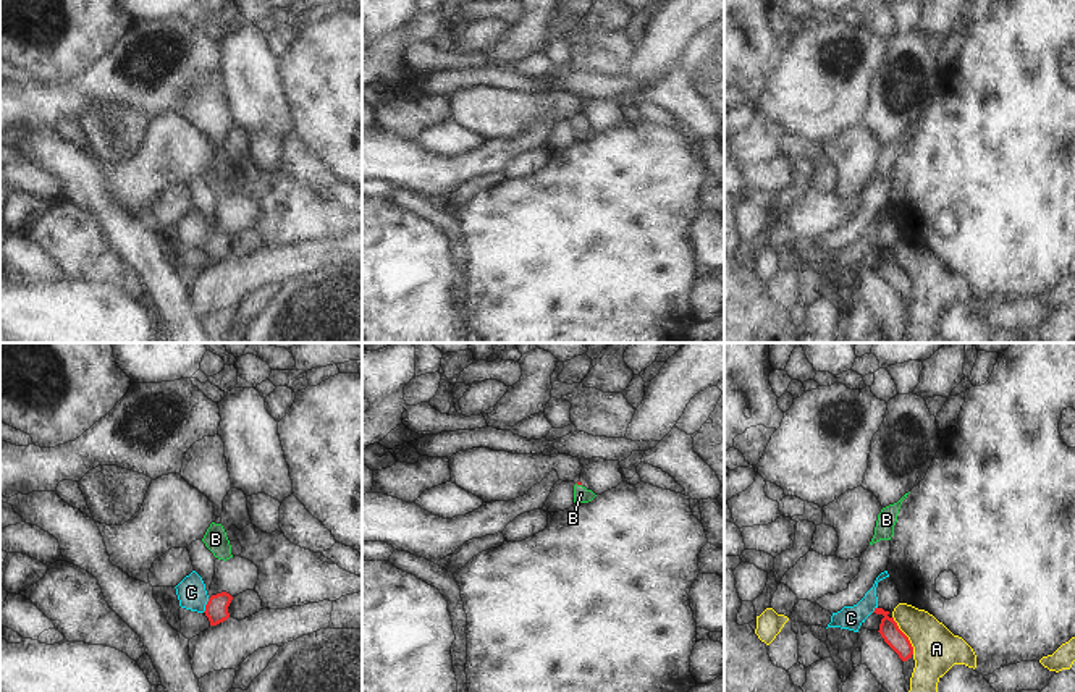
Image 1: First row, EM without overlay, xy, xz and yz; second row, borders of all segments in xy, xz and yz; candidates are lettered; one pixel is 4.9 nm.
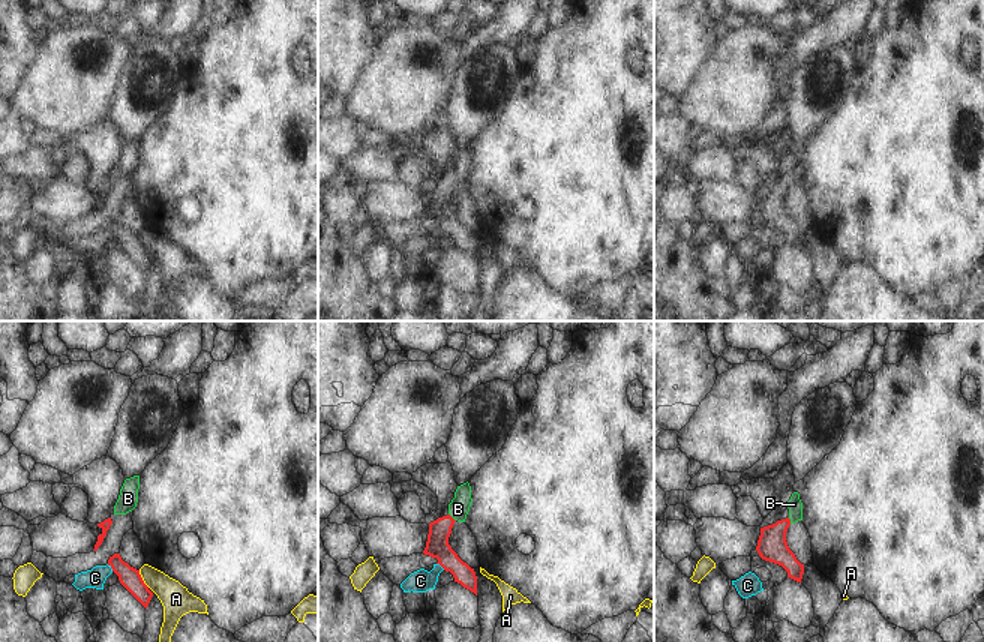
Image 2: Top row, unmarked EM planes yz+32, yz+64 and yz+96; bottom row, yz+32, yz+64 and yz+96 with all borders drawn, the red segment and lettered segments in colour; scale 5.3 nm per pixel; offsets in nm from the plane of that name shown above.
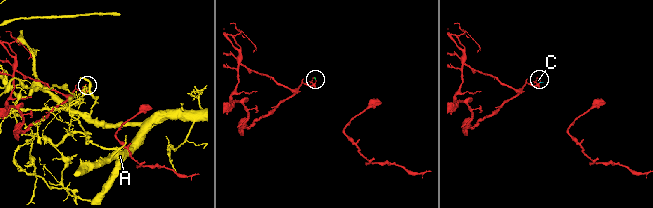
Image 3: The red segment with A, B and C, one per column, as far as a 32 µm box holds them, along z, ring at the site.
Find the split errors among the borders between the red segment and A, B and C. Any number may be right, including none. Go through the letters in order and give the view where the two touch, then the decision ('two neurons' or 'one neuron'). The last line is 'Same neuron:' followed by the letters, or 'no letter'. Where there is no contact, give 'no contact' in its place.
A: meets red in yz; two neurons
B: meets red in xz; one neuron
C: meets red in xy; two neurons
Same neuron: B

